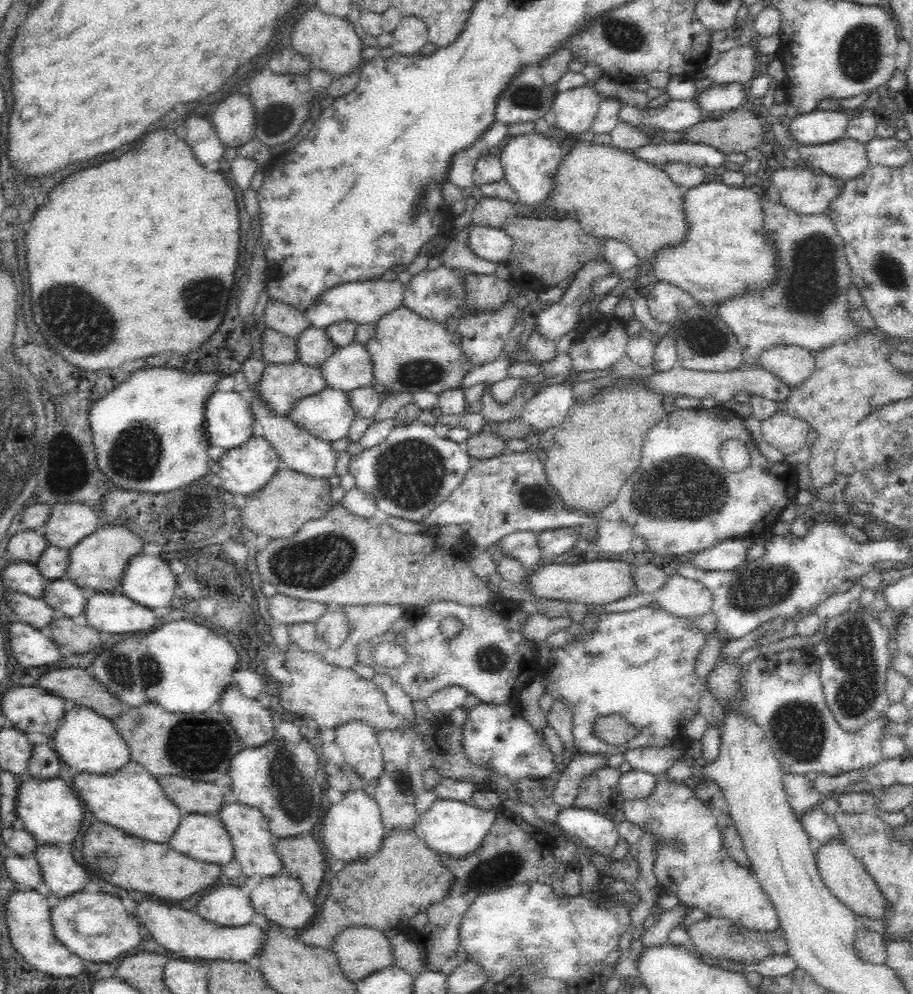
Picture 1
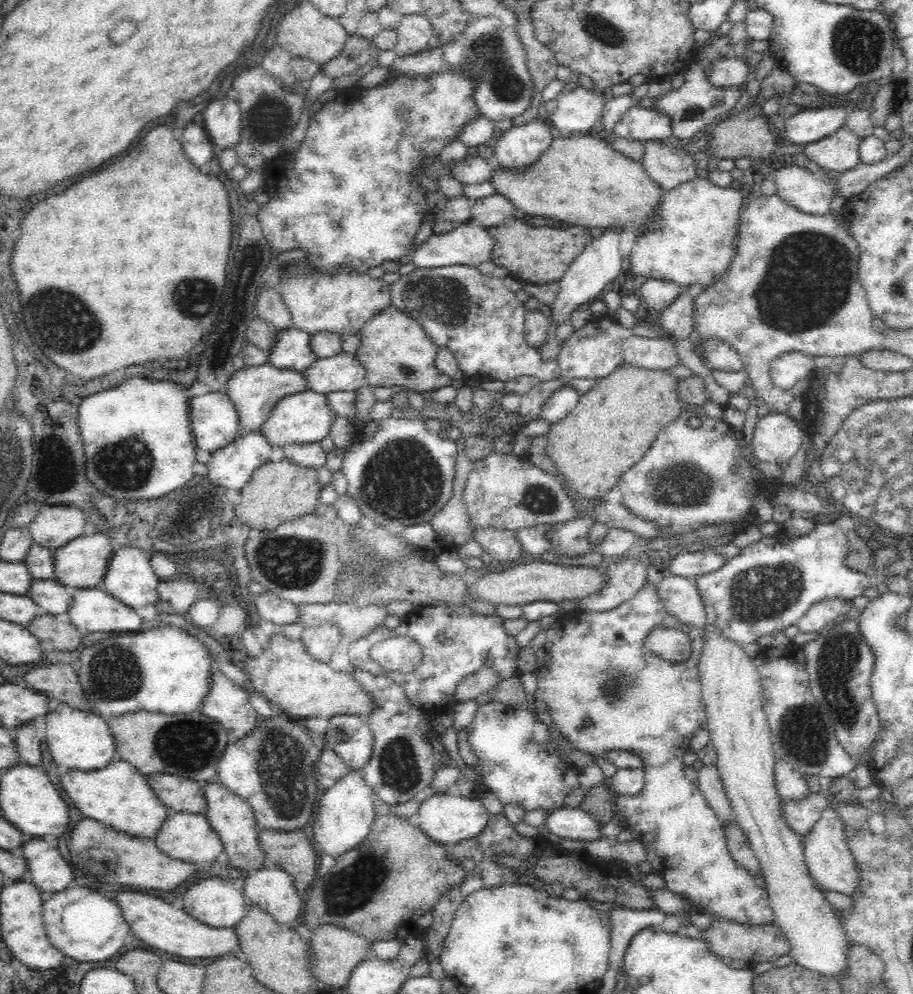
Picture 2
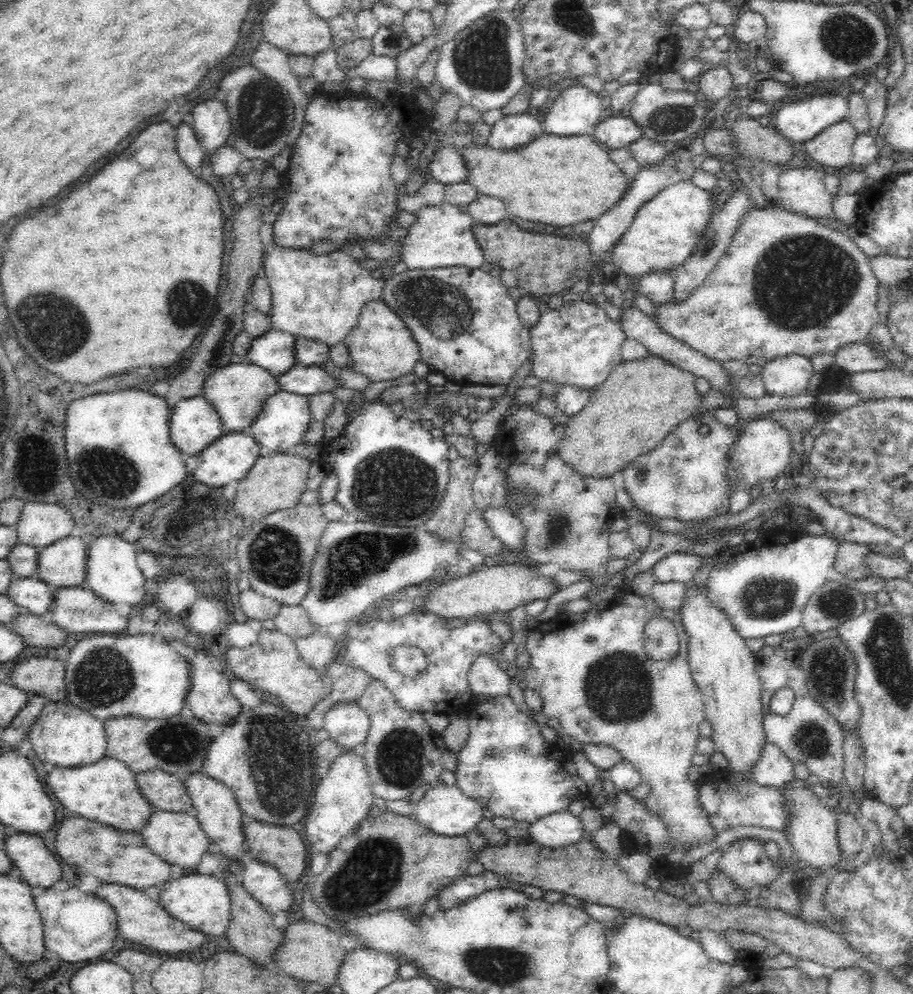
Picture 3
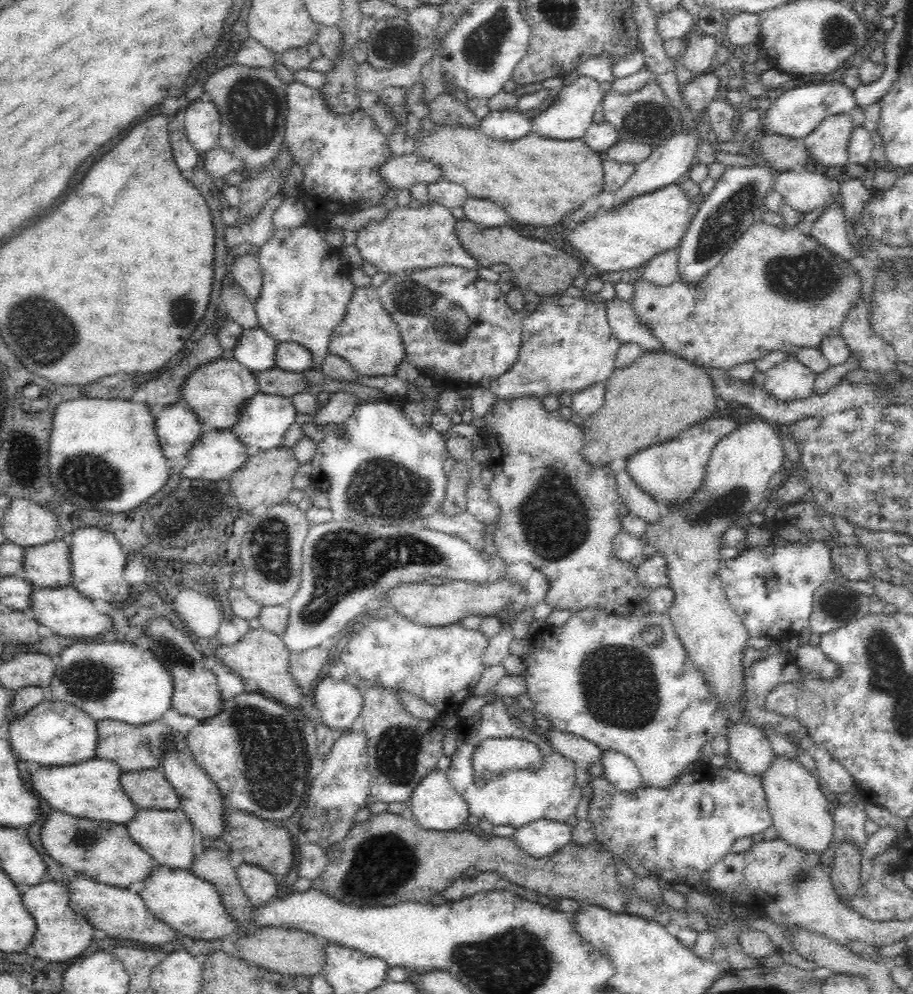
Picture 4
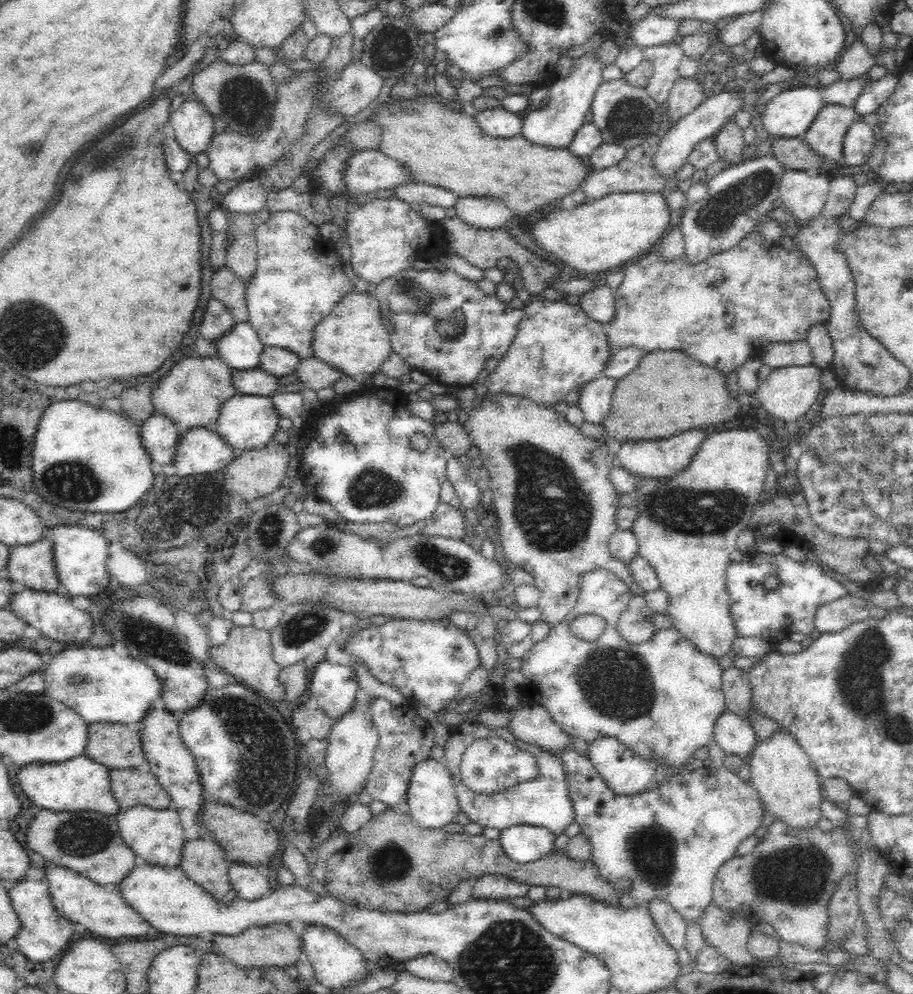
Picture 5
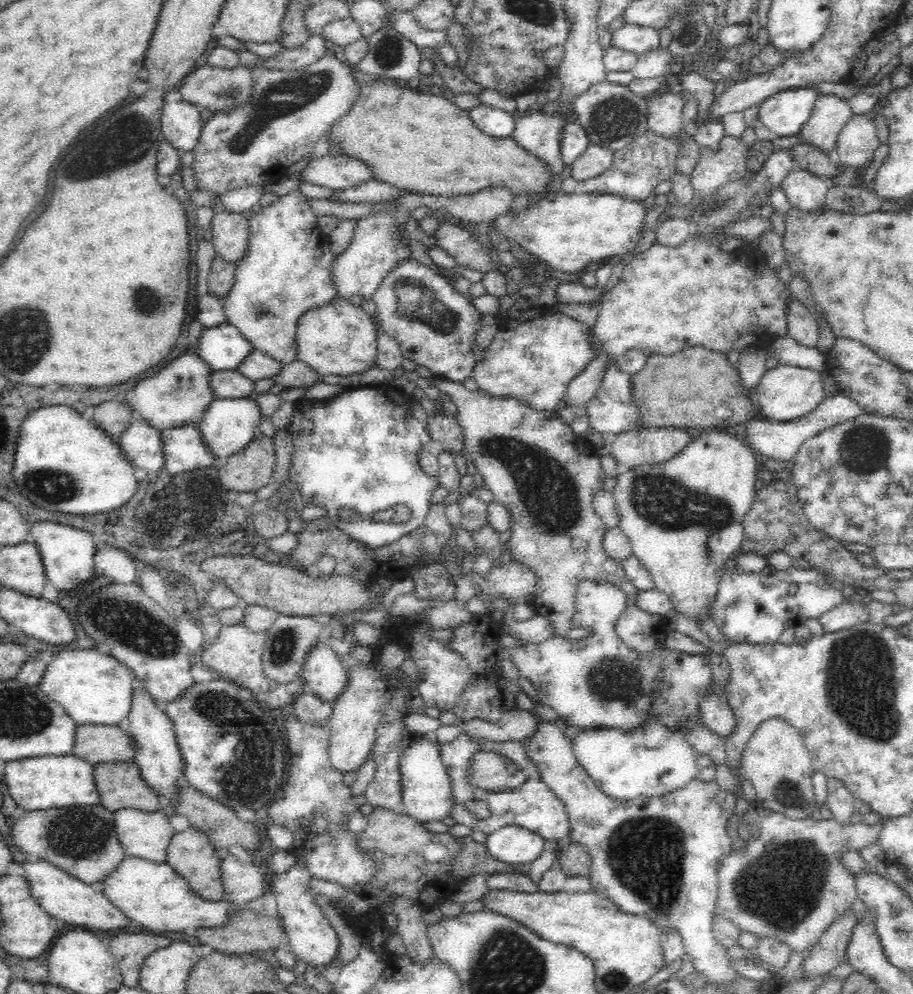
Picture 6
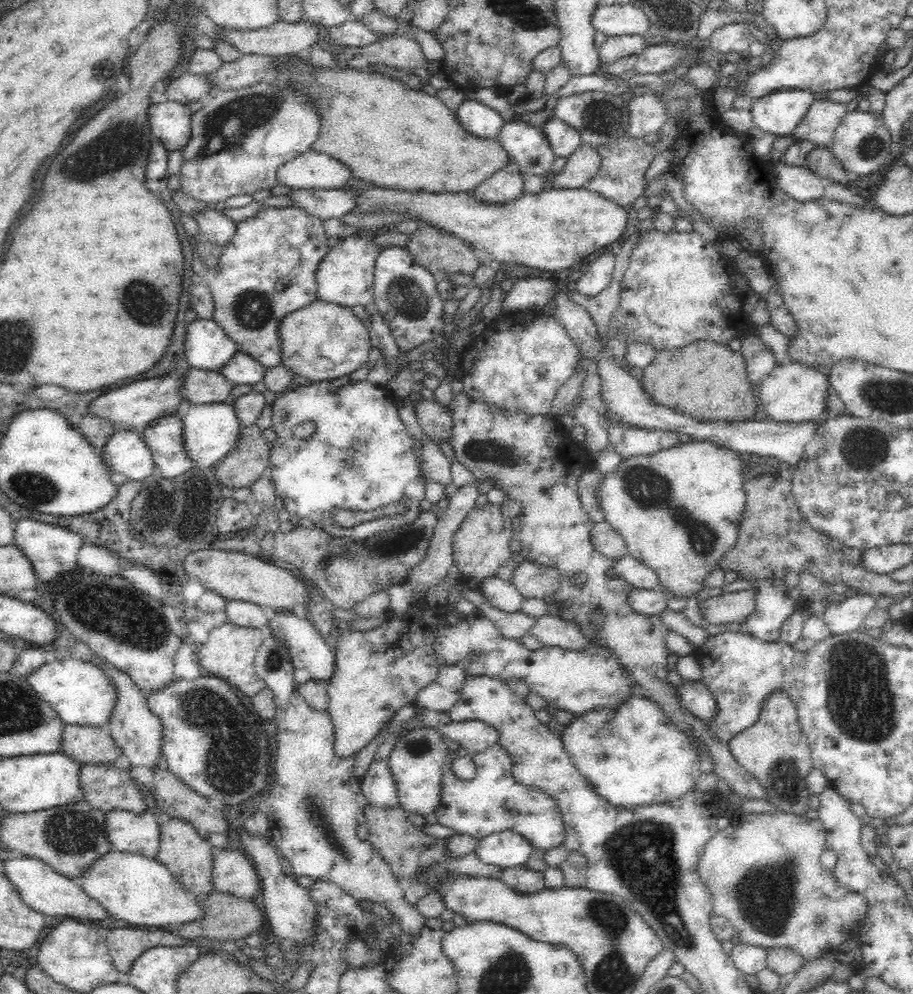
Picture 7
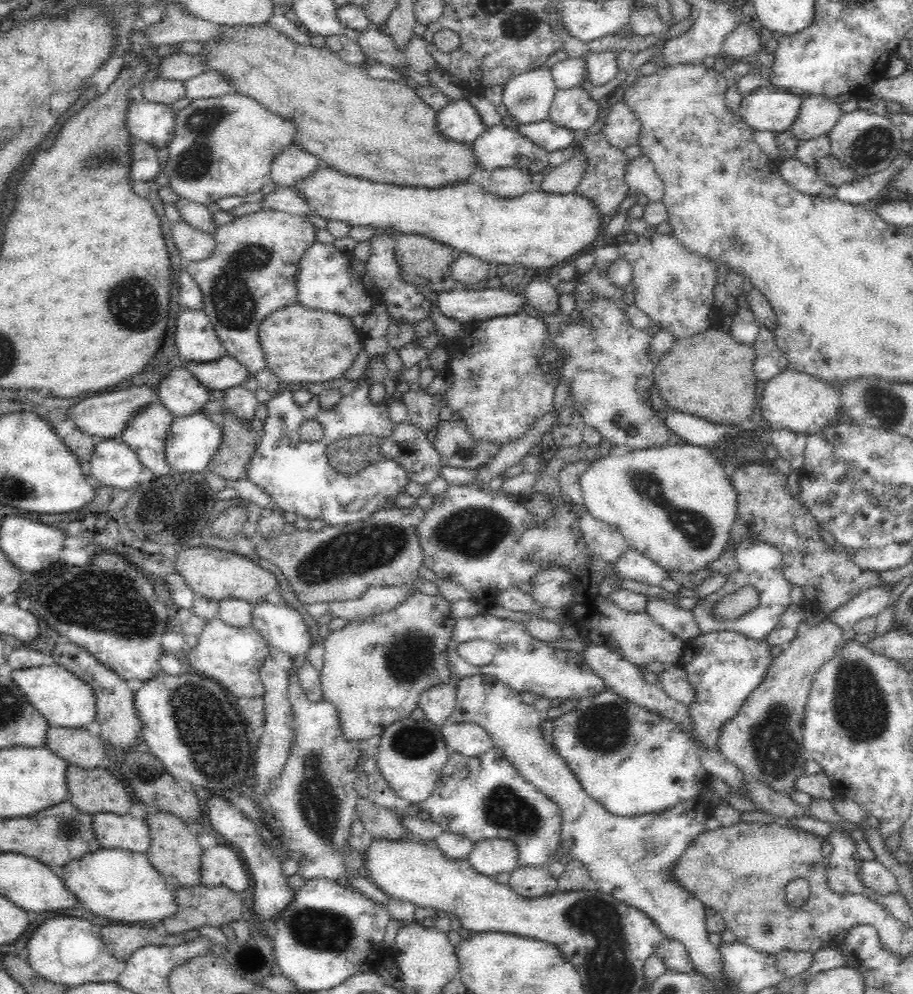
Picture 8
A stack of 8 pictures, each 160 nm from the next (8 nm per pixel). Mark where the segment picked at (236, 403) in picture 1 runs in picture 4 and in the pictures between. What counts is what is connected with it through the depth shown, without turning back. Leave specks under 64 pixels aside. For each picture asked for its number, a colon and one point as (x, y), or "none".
2: (215, 421)
3: (196, 424)
4: (178, 426)

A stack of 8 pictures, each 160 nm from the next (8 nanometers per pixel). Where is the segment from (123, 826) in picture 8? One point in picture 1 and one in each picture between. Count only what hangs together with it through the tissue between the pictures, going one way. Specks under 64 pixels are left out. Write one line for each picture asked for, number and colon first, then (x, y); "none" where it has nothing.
1: (204, 837)
2: (188, 837)
3: (177, 837)
4: (167, 835)
5: (157, 837)
6: (142, 834)
7: (139, 833)

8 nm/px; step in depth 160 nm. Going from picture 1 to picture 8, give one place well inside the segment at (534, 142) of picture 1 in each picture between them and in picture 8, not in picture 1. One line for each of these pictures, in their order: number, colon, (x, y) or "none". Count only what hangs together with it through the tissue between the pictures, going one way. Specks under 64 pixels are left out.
2: (518, 148)
3: (512, 132)
4: (507, 125)
5: (498, 122)
6: (497, 123)
7: (480, 120)
8: (458, 120)

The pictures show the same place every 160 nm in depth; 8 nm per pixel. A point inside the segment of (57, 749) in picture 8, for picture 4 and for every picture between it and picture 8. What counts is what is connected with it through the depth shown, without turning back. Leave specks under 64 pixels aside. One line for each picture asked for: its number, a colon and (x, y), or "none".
4: (133, 747)
5: (117, 746)
6: (96, 744)
7: (87, 745)

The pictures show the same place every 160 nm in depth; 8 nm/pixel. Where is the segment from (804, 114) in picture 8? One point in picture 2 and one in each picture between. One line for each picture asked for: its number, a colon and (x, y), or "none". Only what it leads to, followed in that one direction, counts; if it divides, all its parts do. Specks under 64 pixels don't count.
2: (838, 153)
3: (833, 147)
4: (828, 143)
5: (825, 137)
6: (821, 129)
7: (818, 126)

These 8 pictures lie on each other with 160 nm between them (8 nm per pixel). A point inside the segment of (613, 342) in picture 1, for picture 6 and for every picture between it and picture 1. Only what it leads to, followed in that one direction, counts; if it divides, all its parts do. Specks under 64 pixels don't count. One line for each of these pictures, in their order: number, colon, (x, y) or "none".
2: (596, 356)
3: (574, 345)
4: (567, 344)
5: (558, 347)
6: (533, 361)

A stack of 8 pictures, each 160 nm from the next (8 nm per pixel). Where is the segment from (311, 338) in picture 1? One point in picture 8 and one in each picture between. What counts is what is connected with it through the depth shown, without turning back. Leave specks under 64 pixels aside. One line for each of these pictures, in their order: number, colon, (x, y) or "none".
2: (294, 350)
3: (276, 351)
4: (257, 350)
5: (241, 348)
6: (222, 348)
7: (207, 347)
8: (196, 340)

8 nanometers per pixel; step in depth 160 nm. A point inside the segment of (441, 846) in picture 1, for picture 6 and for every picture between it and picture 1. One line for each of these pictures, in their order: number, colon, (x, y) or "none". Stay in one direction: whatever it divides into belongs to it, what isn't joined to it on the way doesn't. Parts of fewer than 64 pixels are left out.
2: (447, 820)
3: (446, 811)
4: (436, 806)
5: (433, 802)
6: (426, 793)

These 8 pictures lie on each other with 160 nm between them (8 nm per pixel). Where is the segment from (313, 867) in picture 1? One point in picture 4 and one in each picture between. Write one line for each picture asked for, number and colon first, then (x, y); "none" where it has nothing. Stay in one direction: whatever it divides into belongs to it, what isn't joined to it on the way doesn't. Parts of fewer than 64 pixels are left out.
2: (292, 852)
3: (282, 847)
4: (265, 843)

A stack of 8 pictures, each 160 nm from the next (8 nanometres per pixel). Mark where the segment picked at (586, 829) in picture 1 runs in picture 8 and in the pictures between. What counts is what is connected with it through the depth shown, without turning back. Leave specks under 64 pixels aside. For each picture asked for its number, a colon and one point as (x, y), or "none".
2: (574, 823)
3: (561, 828)
4: (542, 838)
5: (523, 843)
6: (513, 845)
7: (505, 849)
8: (490, 857)

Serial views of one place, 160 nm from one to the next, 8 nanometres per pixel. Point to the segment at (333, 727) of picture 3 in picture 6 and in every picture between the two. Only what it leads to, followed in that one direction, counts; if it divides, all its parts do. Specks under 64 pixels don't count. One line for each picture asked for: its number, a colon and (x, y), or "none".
4: (339, 703)
5: (334, 686)
6: (324, 672)

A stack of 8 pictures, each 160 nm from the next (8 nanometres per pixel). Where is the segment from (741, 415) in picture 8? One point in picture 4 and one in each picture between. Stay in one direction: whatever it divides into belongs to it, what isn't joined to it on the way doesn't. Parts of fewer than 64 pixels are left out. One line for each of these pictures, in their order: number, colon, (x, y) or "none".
4: (641, 407)
5: (668, 392)
6: (687, 389)
7: (706, 379)

